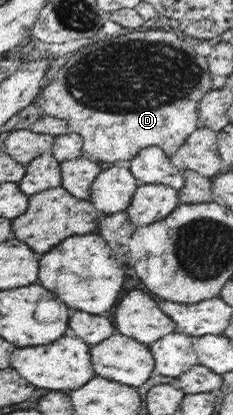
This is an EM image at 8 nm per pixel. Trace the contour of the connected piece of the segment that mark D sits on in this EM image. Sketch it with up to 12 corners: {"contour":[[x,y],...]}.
{"contour":[[131,32],[36,98],[82,156],[175,154],[213,87],[196,42]]}

